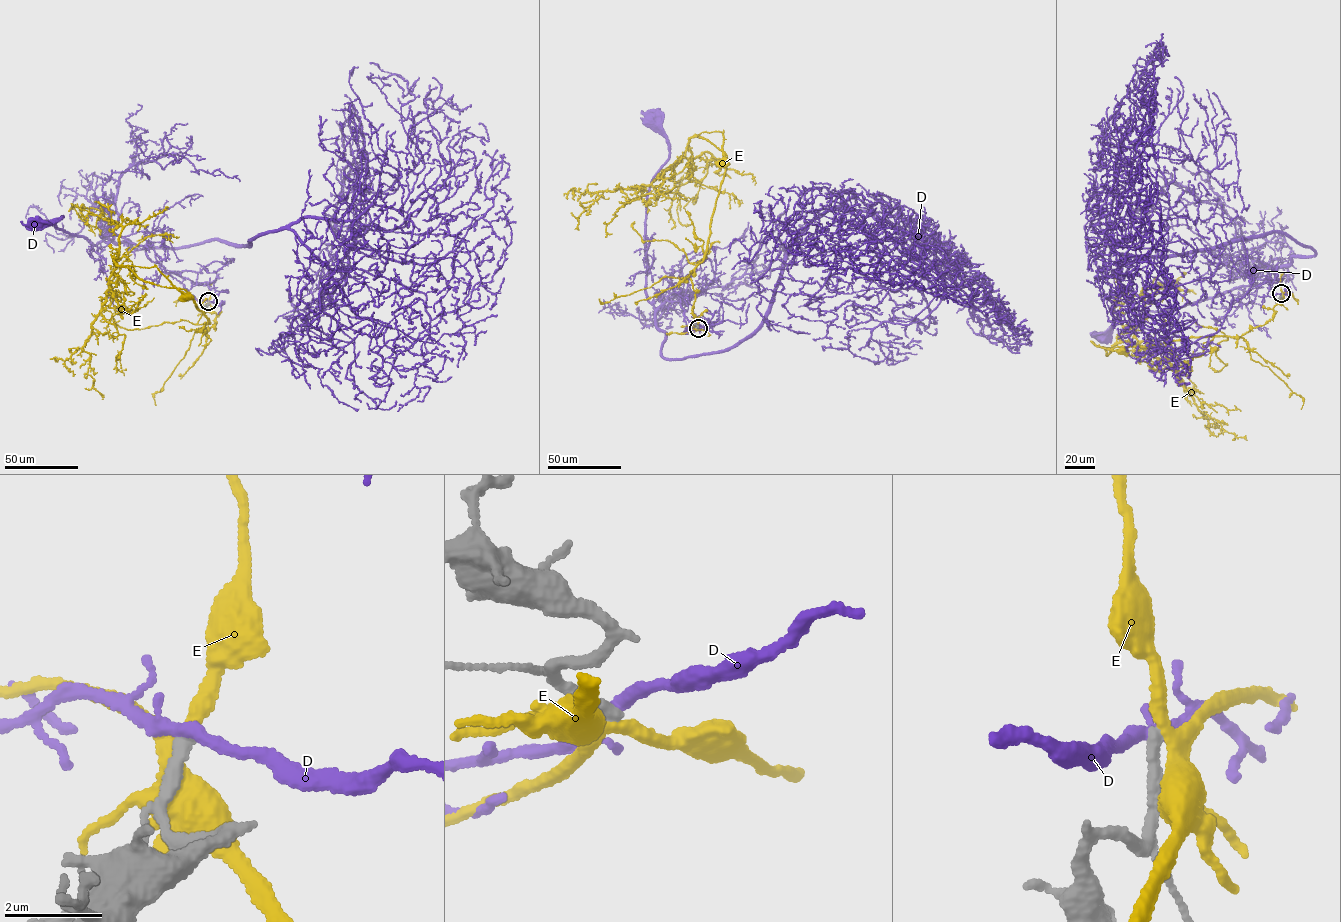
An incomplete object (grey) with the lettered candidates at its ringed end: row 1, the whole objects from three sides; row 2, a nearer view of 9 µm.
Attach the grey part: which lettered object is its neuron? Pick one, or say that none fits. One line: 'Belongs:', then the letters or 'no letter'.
Belongs: no letter

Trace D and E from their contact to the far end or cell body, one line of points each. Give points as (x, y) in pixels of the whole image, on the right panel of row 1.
D: (1282, 293), (1283, 284), (1251, 272), (1262, 265), (1273, 268), (1262, 283), (1172, 309), (1134, 309), (1103, 336)
E: (1282, 294), (1270, 319), (1239, 336), (1193, 337), (1124, 347), (1122, 350)

